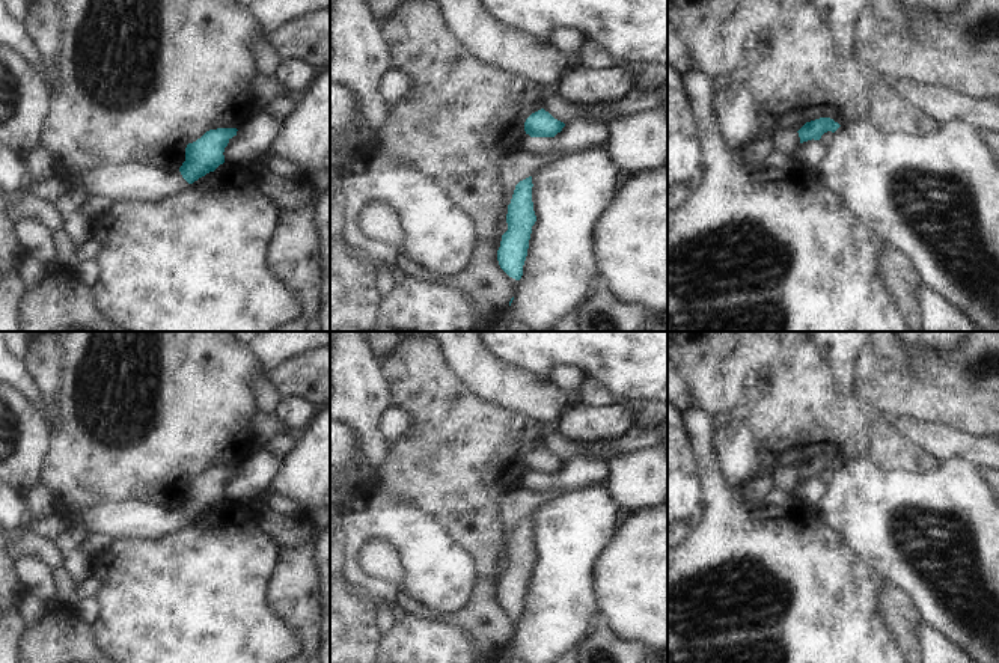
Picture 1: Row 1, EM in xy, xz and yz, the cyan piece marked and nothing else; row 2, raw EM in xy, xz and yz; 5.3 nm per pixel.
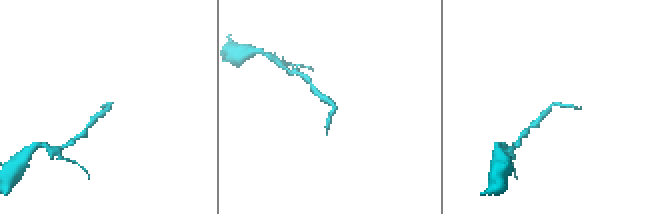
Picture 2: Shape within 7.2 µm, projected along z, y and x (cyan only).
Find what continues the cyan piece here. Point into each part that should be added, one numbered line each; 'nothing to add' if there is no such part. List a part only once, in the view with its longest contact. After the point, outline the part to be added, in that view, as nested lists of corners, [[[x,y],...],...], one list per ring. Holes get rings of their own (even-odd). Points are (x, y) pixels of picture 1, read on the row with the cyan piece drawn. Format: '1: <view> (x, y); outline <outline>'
nothing to add

